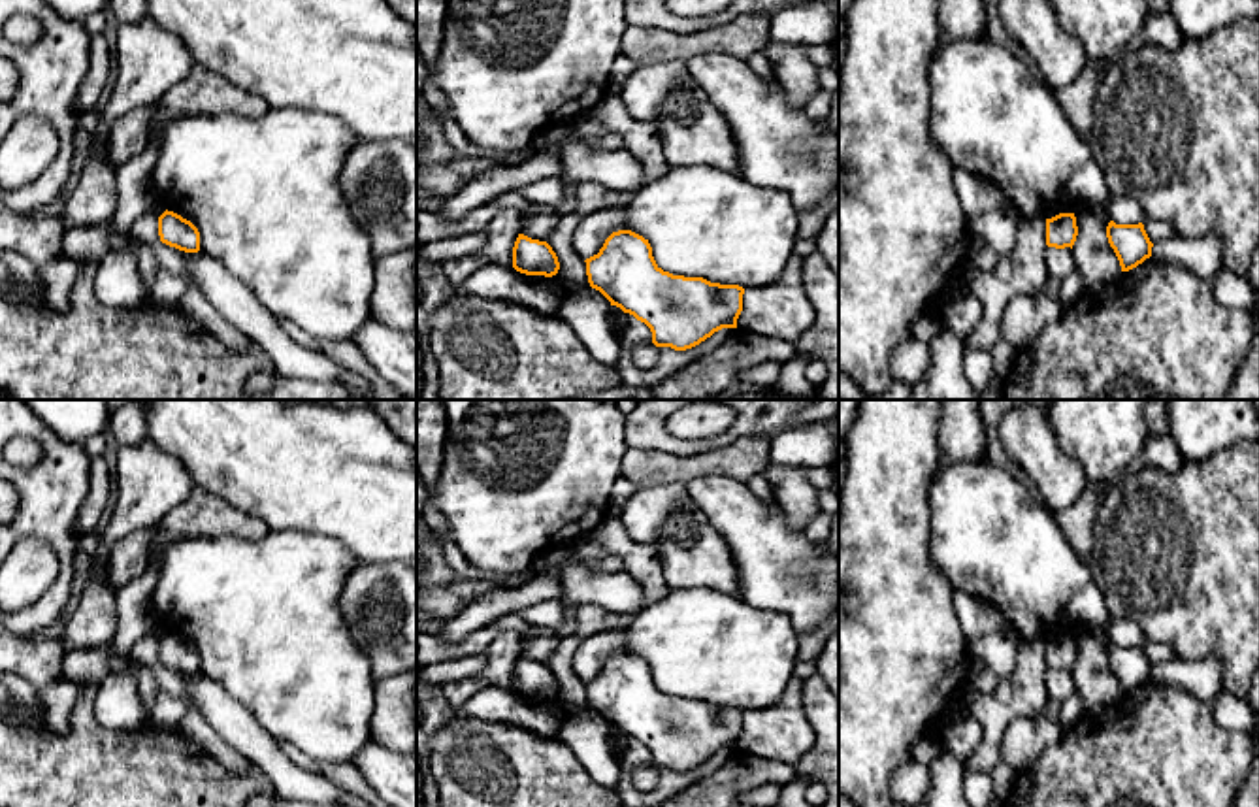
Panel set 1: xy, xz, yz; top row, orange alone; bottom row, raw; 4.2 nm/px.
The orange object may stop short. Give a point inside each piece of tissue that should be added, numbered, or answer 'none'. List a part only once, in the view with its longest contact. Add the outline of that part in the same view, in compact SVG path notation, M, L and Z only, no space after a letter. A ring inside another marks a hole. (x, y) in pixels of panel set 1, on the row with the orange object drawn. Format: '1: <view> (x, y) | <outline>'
none

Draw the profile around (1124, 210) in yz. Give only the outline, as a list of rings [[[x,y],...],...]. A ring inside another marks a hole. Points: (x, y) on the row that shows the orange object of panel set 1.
[[[1129,194],[1112,196],[1106,213],[1116,224],[1138,224],[1144,221],[1142,206]]]

